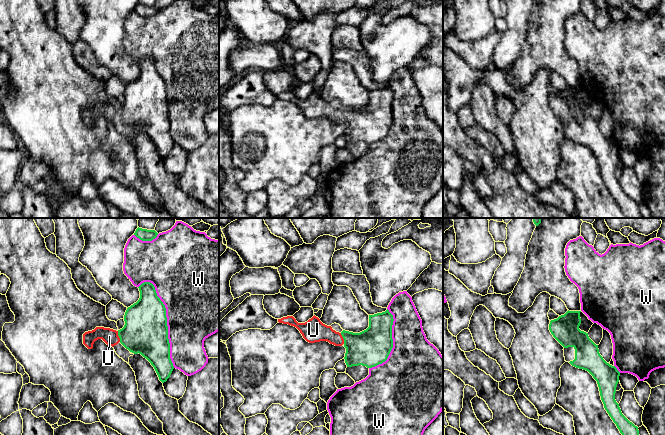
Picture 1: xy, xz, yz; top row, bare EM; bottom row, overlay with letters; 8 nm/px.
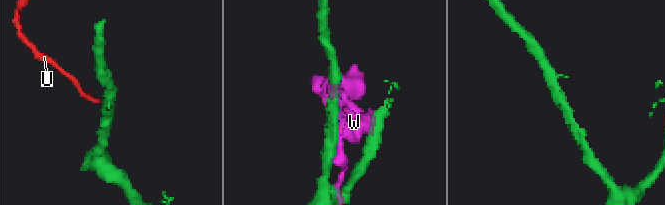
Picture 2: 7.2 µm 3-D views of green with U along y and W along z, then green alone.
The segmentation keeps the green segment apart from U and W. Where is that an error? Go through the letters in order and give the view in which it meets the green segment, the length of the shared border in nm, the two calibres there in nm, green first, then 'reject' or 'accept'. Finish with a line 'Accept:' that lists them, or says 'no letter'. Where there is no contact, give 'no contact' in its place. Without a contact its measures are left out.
U: xy | 90 nm | 360/120 nm | accept
W: xy | 750 nm | 360/460 nm | reject
Accept: U

